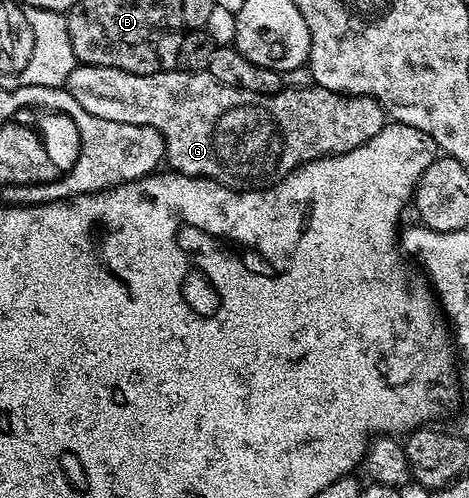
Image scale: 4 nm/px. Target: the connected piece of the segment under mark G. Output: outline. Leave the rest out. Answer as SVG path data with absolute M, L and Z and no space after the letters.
M78 64L71 70L68 81L68 90L76 102L88 110L88 114L108 118L108 122L128 122L156 129L166 143L165 163L171 164L174 172L185 176L204 176L227 186L250 185L258 190L281 184L285 176L293 174L309 160L321 160L323 156L339 156L348 150L356 150L356 146L364 146L372 138L381 136L383 128L387 127L385 110L371 96L347 96L345 92L309 87L286 86L281 92L269 96L224 86L224 82L212 78L207 71L175 70L145 76L95 64Z

